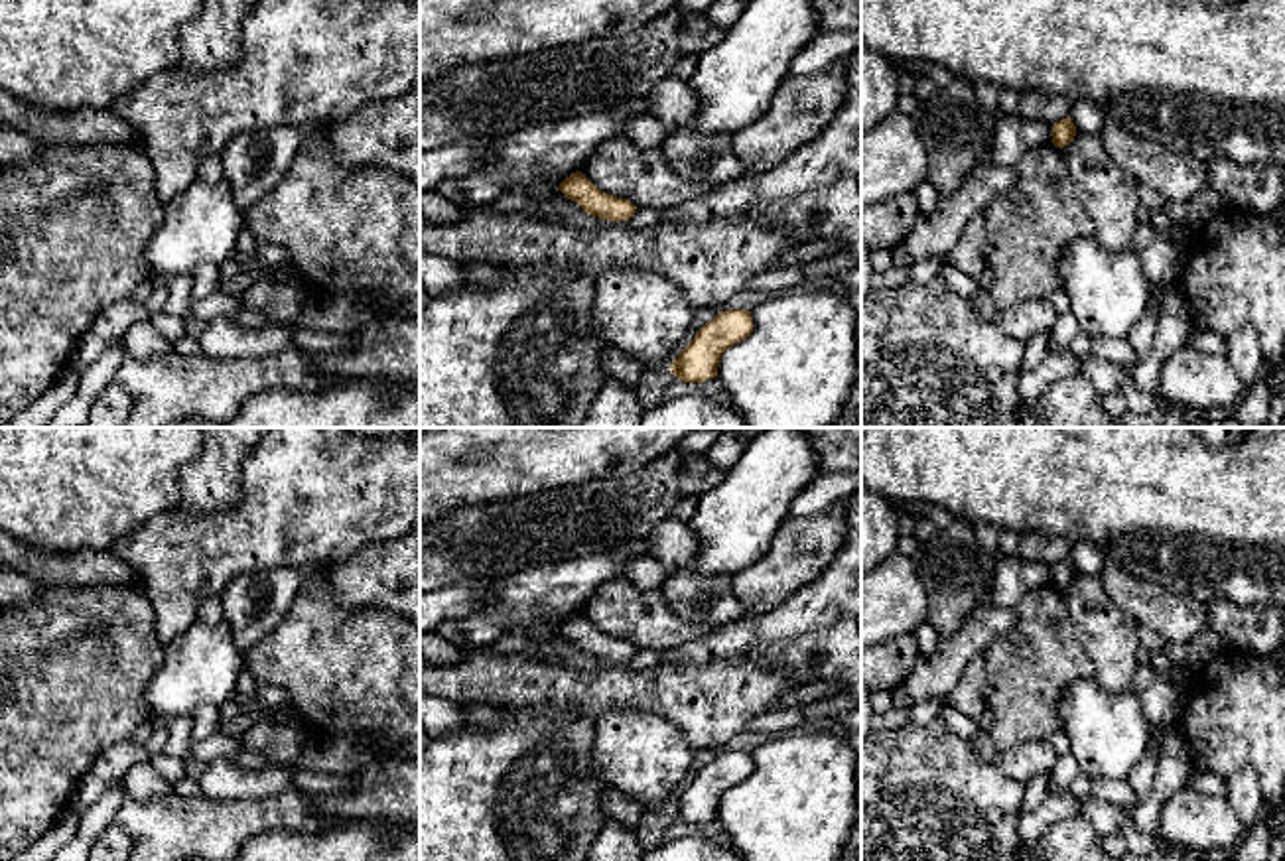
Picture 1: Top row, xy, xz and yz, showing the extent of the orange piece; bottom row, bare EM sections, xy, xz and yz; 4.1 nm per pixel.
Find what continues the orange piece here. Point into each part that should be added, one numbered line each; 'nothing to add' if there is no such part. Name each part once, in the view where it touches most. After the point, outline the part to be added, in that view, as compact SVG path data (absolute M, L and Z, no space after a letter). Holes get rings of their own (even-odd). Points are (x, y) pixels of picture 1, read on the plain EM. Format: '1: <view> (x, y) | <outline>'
nothing to add

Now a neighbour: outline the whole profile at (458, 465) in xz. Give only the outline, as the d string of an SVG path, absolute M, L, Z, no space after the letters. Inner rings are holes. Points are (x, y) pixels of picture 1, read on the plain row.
M438 428L420 435L420 522L438 520L469 504L501 502L538 491L625 477L676 449L688 433L698 430L706 428Z

